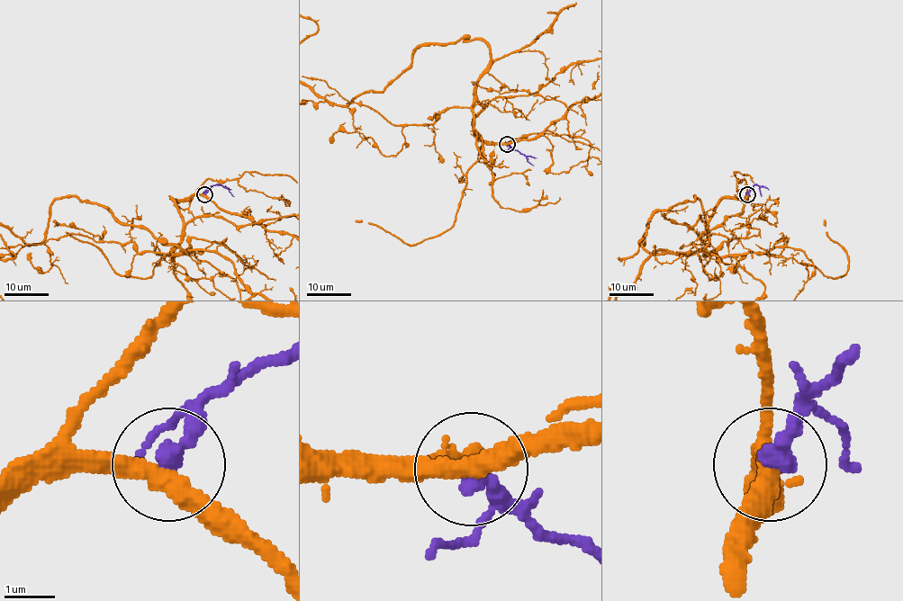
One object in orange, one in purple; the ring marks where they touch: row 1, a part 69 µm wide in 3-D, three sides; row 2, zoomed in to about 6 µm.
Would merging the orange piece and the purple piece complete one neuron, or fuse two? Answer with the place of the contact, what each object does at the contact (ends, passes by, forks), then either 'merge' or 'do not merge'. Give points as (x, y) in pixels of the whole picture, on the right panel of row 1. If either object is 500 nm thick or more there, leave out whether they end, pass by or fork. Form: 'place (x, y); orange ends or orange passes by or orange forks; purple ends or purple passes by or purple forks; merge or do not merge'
place (747, 194); orange passes by; purple ends; do not merge

